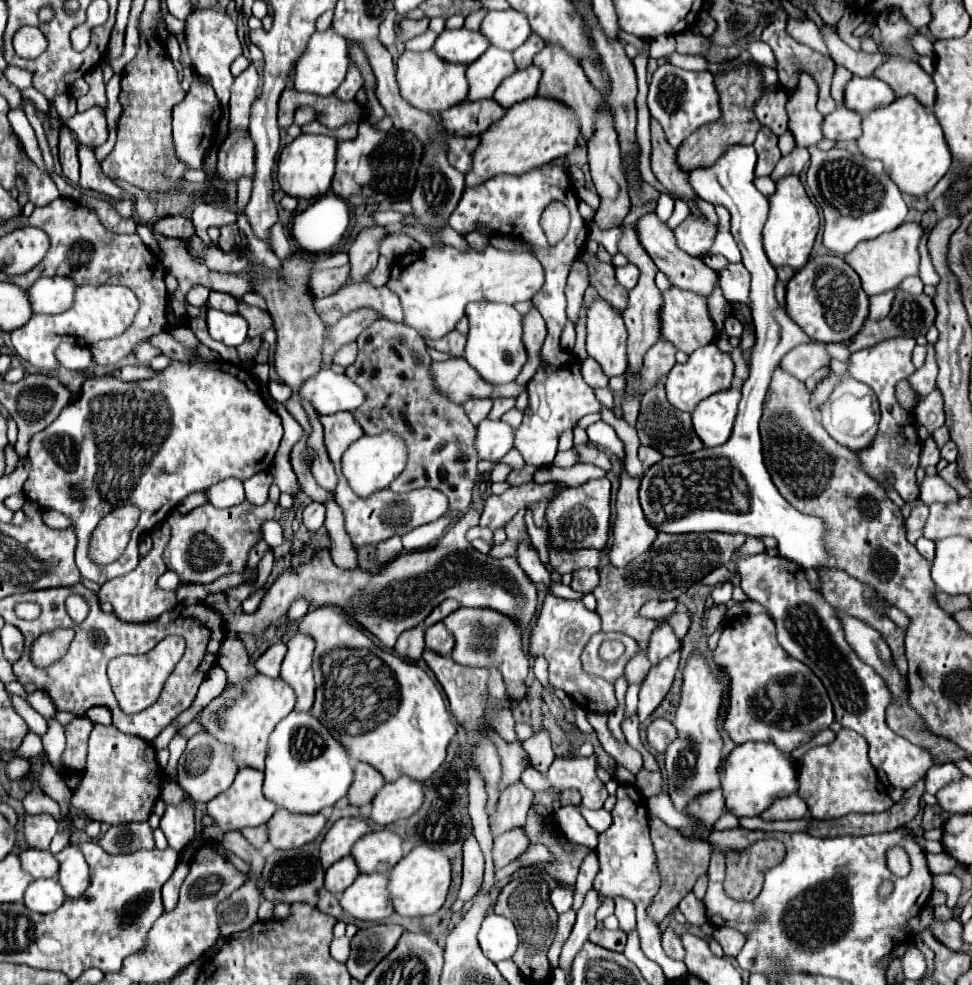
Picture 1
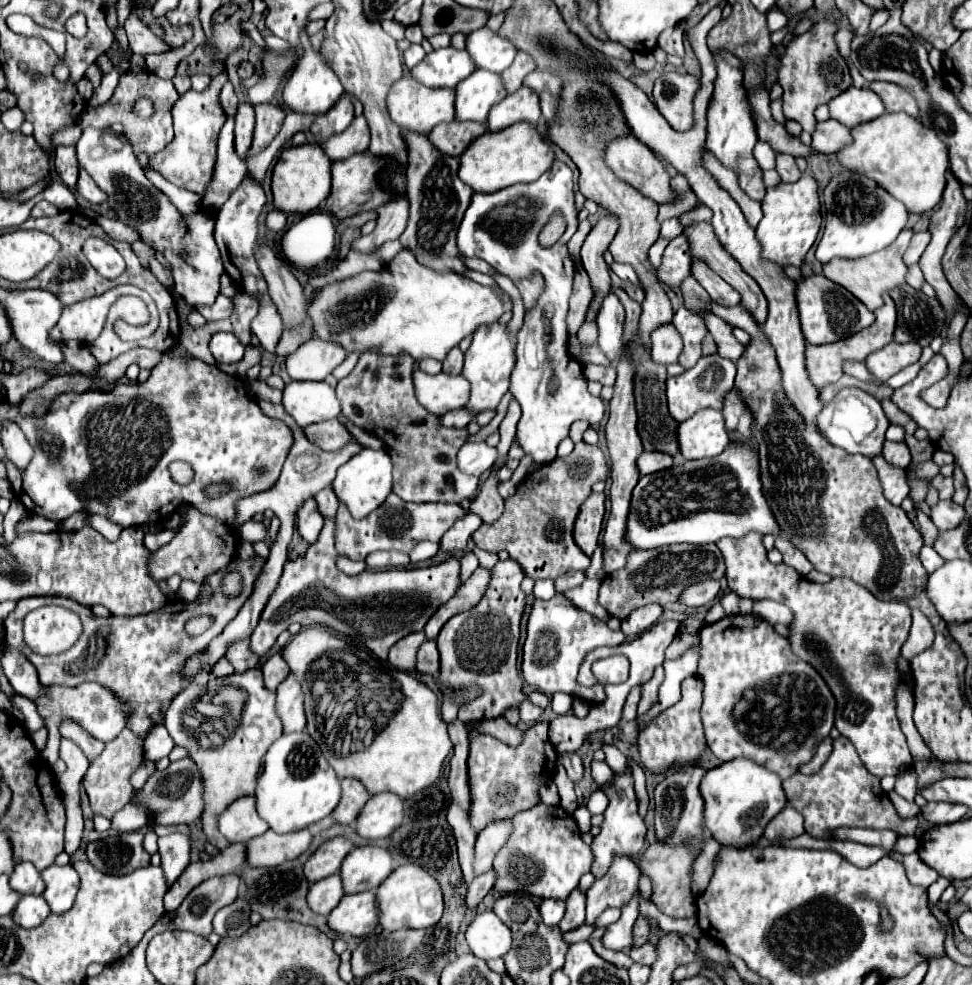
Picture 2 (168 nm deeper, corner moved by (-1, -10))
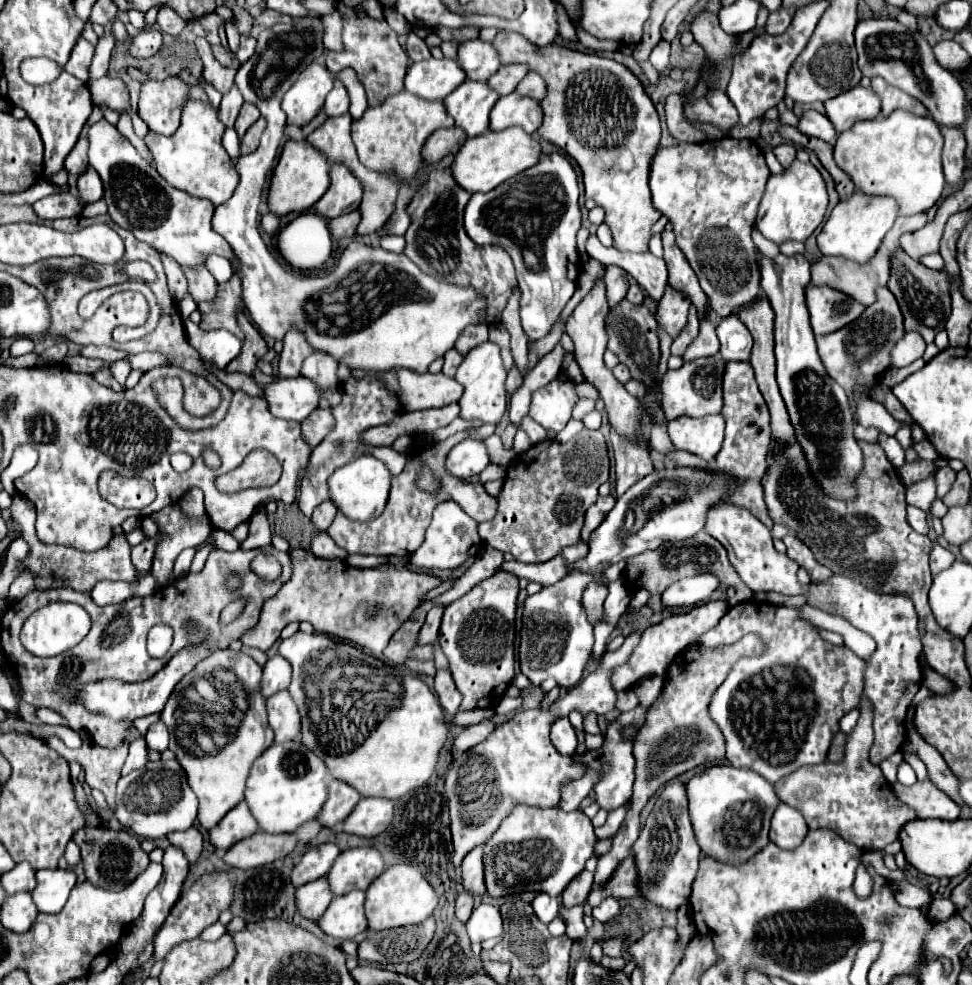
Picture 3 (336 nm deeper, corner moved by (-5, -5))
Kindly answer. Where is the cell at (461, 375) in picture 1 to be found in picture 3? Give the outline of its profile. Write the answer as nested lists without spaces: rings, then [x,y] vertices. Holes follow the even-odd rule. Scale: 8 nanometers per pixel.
[[[407,368],[397,370],[401,382],[401,398],[405,398],[405,410],[427,410],[441,408],[453,402],[459,402],[463,386],[455,380],[439,374],[419,374]]]

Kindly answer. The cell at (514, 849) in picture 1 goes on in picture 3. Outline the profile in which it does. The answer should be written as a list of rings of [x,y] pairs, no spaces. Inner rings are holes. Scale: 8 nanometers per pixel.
[[[461,892],[457,896],[457,902],[455,902],[455,914],[459,920],[467,922],[471,912],[473,912],[473,906],[475,906],[475,896],[471,892]]]

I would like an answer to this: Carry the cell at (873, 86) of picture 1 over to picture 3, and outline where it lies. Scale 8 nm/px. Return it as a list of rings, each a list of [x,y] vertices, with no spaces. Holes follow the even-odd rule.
[[[855,86],[853,90],[827,100],[825,106],[827,118],[833,122],[837,132],[851,128],[859,120],[873,120],[881,112],[879,96],[863,86]]]

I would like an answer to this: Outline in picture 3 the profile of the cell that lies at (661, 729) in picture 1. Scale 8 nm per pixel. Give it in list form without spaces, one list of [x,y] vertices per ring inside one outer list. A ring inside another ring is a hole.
[[[693,646],[685,650],[671,666],[663,686],[663,700],[651,706],[647,714],[647,722],[643,730],[635,738],[635,786],[633,786],[633,808],[627,814],[623,826],[613,836],[613,846],[605,858],[599,858],[595,870],[595,886],[603,886],[619,868],[619,864],[631,854],[635,840],[639,838],[639,812],[647,804],[647,800],[671,778],[697,768],[705,762],[721,760],[725,756],[725,740],[721,730],[709,718],[707,706],[711,702],[717,686],[727,678],[733,662],[737,660],[737,646],[721,648],[721,650],[701,650],[701,646]],[[673,742],[683,742],[681,750],[671,748]]]

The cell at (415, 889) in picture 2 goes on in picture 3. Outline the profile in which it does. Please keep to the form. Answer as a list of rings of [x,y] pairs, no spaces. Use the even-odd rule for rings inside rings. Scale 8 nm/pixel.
[[[395,864],[389,866],[377,880],[373,880],[373,886],[367,888],[367,900],[365,900],[365,914],[371,930],[387,930],[397,926],[409,926],[409,924],[421,924],[427,920],[437,904],[439,896],[435,894],[433,886],[427,882],[427,878],[421,874],[419,868],[411,864]]]

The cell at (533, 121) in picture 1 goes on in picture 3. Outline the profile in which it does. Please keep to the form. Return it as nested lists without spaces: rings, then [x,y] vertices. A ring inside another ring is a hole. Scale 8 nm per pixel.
[[[513,126],[503,132],[487,130],[481,136],[467,138],[467,142],[461,146],[453,162],[453,176],[457,178],[457,184],[469,190],[471,194],[489,192],[499,184],[503,184],[507,178],[513,178],[519,172],[527,170],[529,166],[535,166],[539,158],[541,158],[539,140],[533,134],[525,134],[523,128]]]

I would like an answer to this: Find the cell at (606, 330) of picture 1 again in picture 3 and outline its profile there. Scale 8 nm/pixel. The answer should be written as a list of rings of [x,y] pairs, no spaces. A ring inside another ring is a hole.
[[[607,266],[605,270],[605,284],[607,284],[607,300],[609,308],[615,308],[627,294],[629,280],[627,274],[617,266]]]

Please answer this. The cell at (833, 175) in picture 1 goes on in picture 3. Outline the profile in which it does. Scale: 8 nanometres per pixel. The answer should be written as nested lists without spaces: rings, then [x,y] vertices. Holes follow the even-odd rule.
[[[855,190],[849,198],[841,200],[829,220],[825,222],[821,234],[817,236],[817,246],[825,256],[845,256],[855,262],[867,262],[879,248],[883,236],[893,226],[899,216],[899,204],[891,196],[869,196]]]

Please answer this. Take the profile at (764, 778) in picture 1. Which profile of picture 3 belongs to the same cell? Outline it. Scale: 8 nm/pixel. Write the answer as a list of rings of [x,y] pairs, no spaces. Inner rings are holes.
[[[731,764],[711,766],[705,772],[693,776],[687,782],[687,790],[689,790],[689,816],[691,816],[693,830],[697,834],[703,854],[737,864],[737,862],[751,858],[755,852],[759,852],[761,848],[765,848],[769,844],[769,820],[771,820],[775,808],[781,804],[781,800],[775,792],[775,786],[771,782],[767,782],[755,770],[735,768]]]

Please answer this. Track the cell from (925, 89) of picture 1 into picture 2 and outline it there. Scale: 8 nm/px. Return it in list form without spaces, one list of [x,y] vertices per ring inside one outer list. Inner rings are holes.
[[[873,81],[873,83],[869,83],[869,89],[873,89],[881,97],[887,113],[903,111],[903,113],[913,115],[913,117],[919,115],[917,101],[913,99],[913,95],[903,91],[899,85],[887,83],[887,81]]]

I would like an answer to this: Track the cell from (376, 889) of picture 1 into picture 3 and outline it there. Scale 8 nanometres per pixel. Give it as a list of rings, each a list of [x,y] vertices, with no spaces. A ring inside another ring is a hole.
[[[353,890],[345,896],[335,896],[331,906],[319,918],[321,930],[339,940],[351,940],[367,930],[365,918],[365,892]]]

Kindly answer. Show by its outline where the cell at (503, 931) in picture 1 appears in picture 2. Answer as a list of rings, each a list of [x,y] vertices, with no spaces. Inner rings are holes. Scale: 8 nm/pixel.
[[[485,911],[467,927],[467,943],[479,959],[503,957],[511,949],[511,931],[493,911]]]

